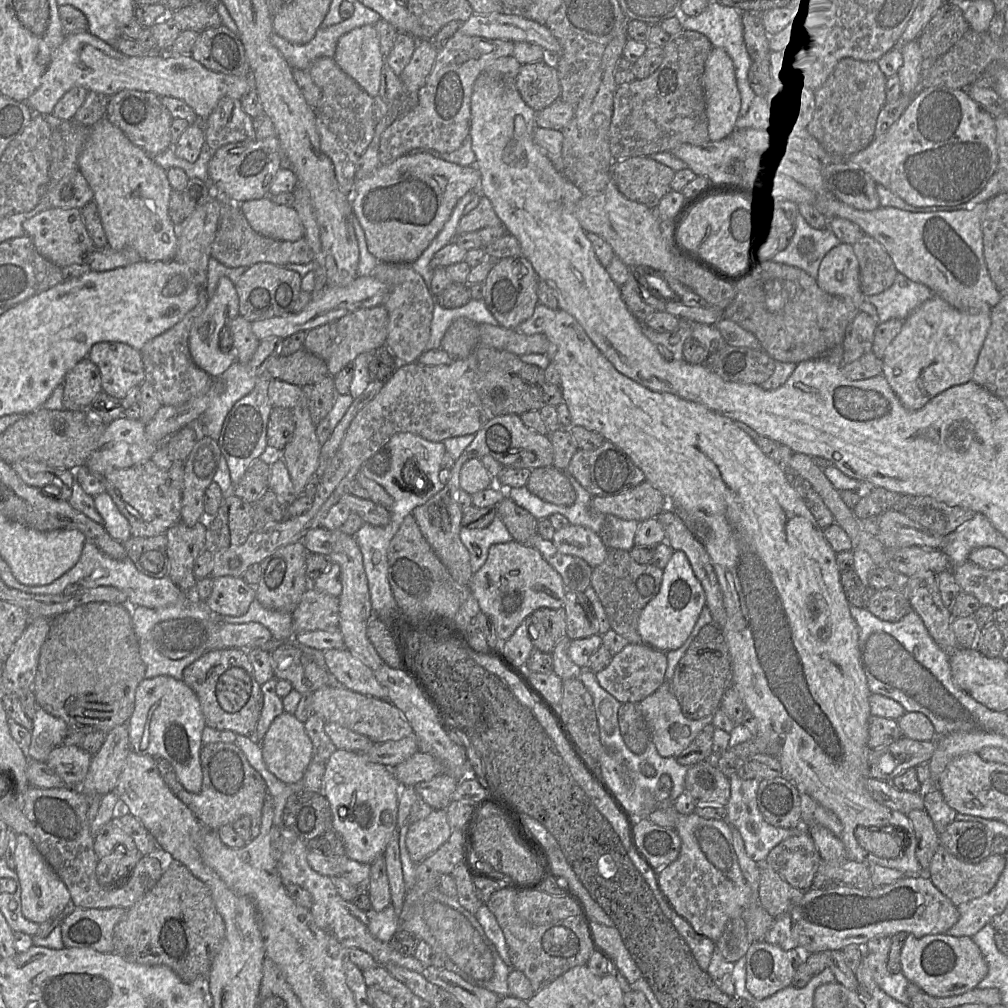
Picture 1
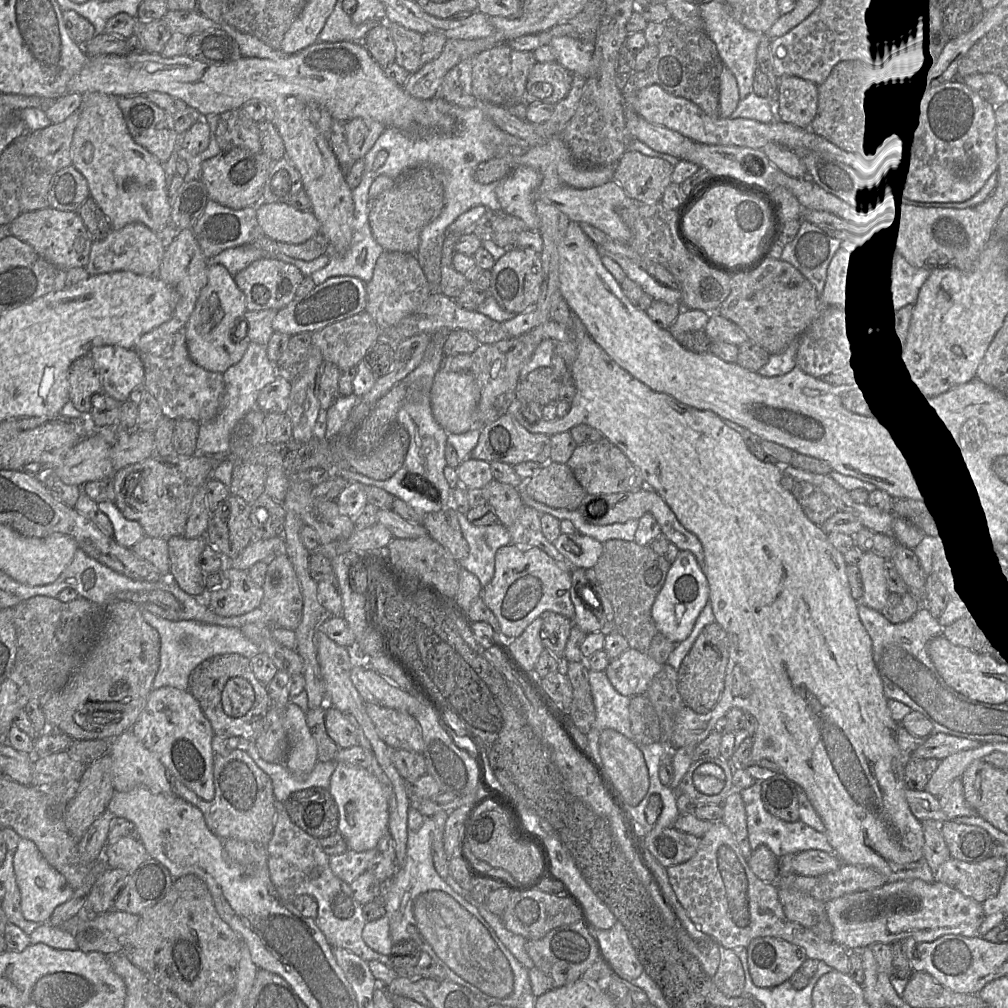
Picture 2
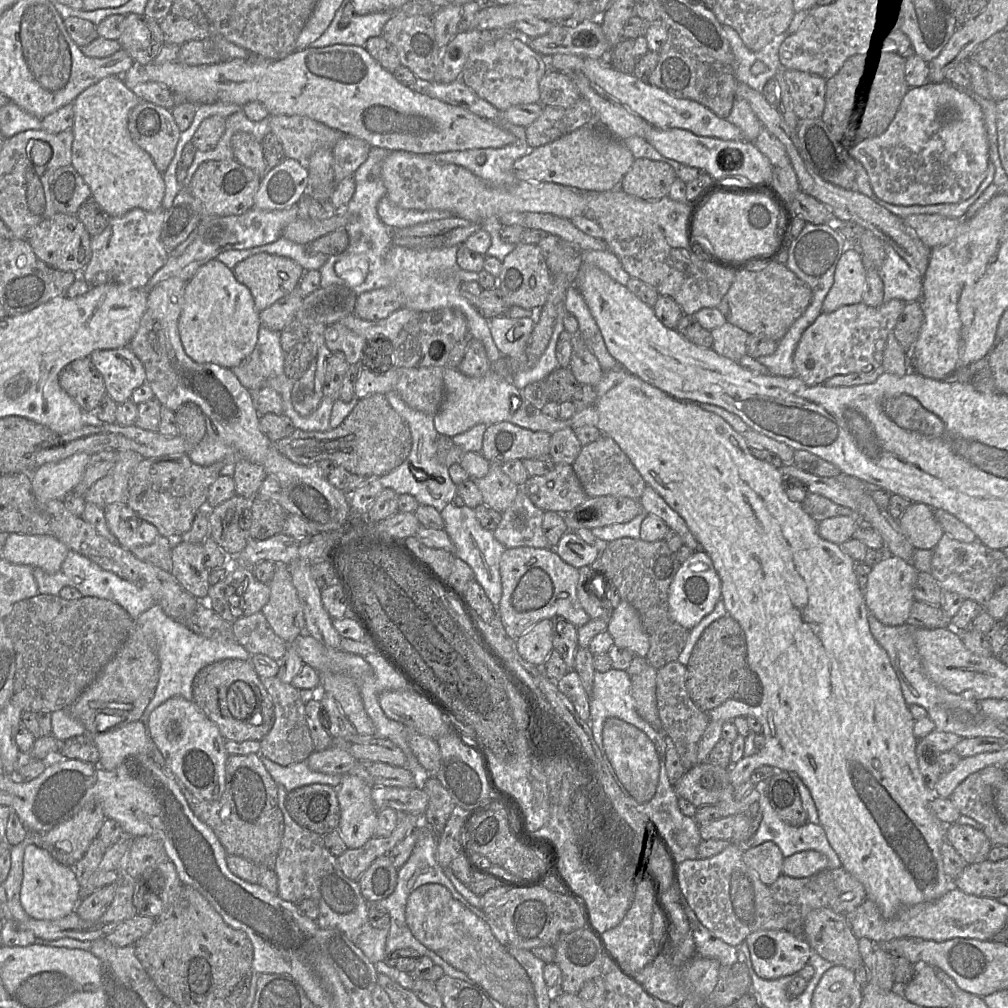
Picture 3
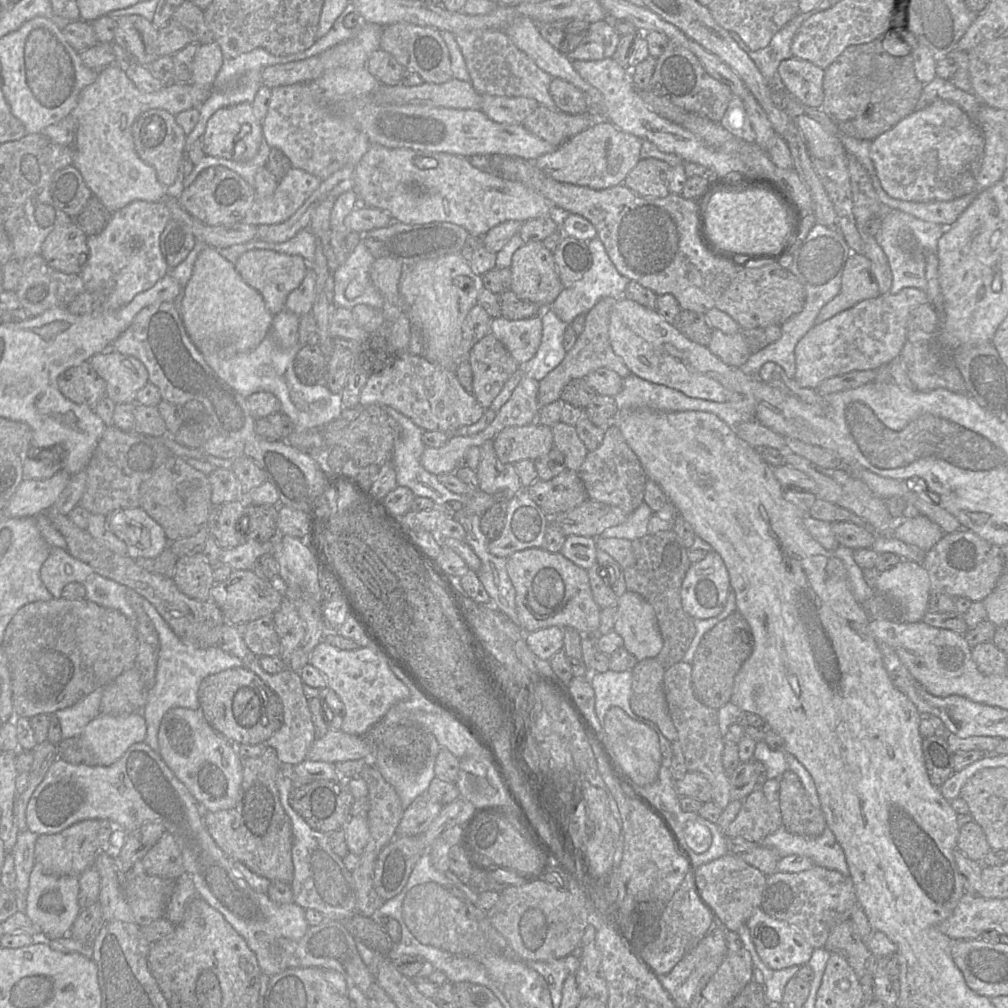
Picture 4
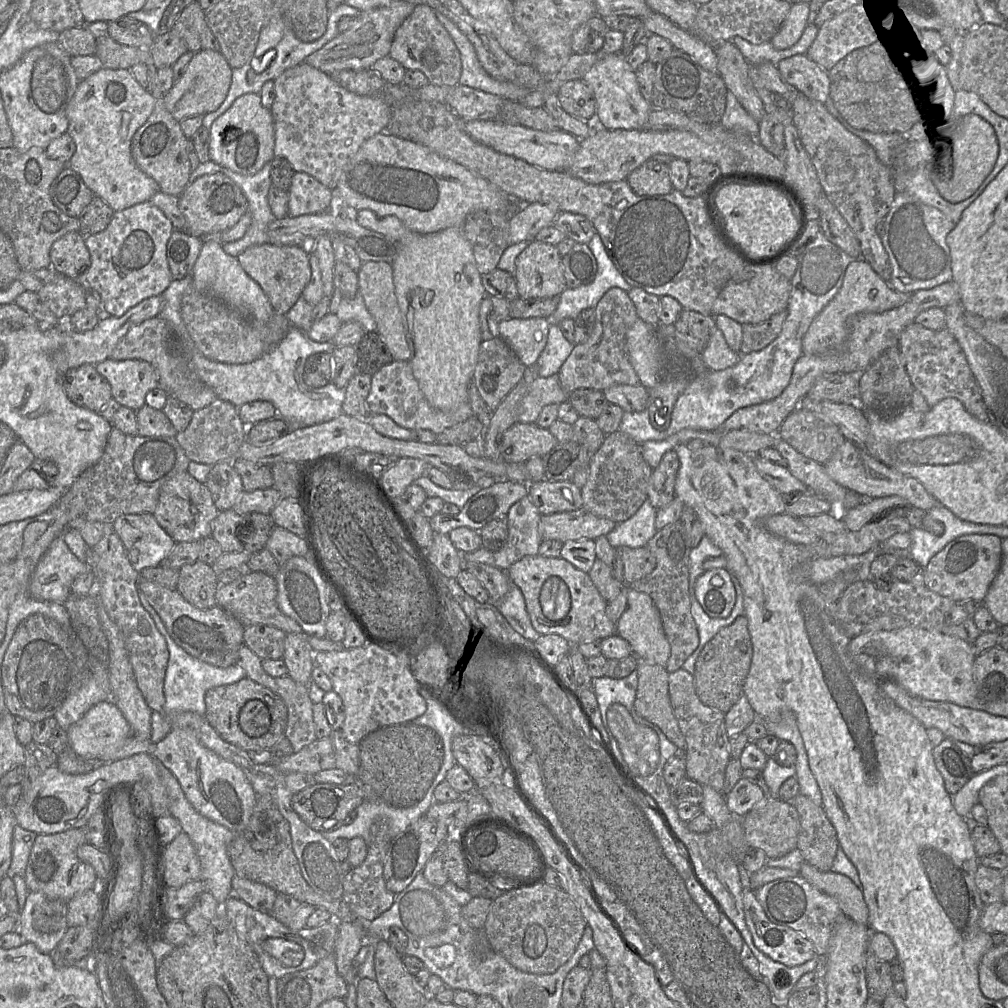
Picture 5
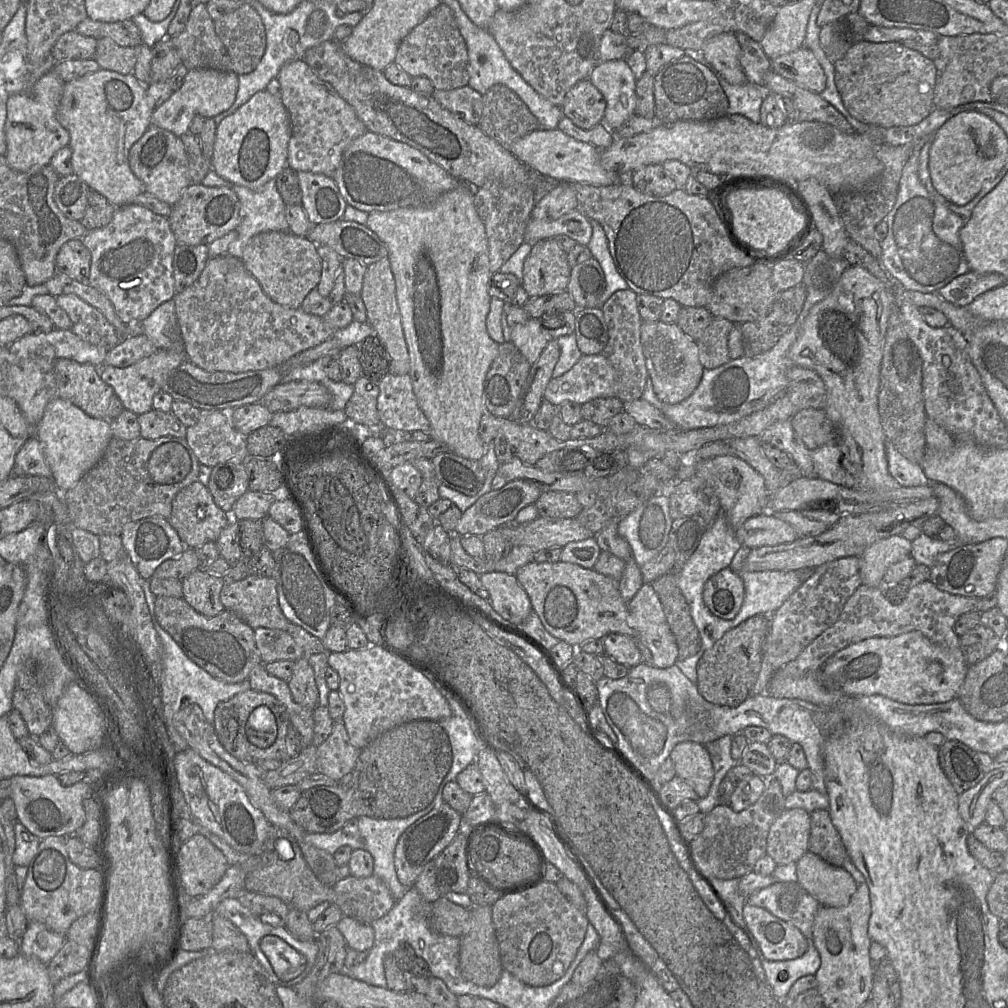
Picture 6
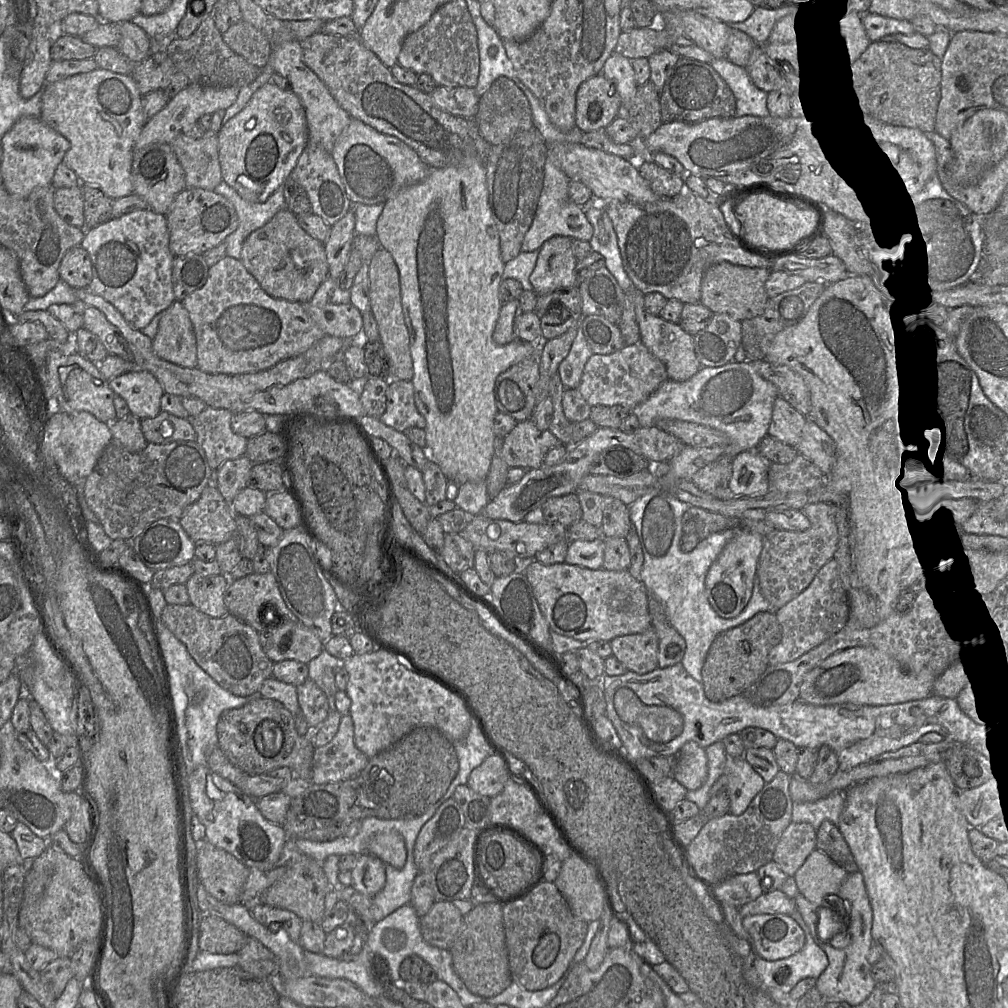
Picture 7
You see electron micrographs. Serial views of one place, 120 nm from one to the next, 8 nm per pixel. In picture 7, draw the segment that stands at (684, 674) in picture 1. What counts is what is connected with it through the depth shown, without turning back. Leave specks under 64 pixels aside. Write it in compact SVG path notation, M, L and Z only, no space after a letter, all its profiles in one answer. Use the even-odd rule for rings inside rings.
M777 610L756 614L742 625L720 633L712 642L702 667L702 685L707 699L714 703L741 695L769 666L769 653L781 641L782 629L776 616Z

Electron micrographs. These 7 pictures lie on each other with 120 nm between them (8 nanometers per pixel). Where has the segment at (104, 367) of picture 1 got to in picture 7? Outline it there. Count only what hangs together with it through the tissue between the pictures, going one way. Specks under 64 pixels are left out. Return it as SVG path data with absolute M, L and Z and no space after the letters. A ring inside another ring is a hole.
M175 300L162 312L152 348L162 360L185 368L197 367L193 326L188 311L180 301ZM132 369L108 381L113 392L125 400L130 414L140 420L156 417L162 410L162 385L149 371Z

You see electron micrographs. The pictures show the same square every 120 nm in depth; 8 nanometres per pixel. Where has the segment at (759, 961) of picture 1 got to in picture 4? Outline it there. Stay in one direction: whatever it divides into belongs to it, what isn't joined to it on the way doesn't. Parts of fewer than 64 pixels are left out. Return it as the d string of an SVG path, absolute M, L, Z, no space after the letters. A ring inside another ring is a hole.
M757 908L746 922L755 949L771 969L780 970L808 964L814 948L800 931Z

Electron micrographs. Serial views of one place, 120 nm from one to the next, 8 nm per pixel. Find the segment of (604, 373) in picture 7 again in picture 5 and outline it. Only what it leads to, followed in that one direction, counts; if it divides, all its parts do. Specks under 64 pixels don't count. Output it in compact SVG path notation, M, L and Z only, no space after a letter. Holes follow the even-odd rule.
M558 374L549 377L537 376L518 409L519 423L536 423L542 409L549 404L561 404L569 400L562 389Z

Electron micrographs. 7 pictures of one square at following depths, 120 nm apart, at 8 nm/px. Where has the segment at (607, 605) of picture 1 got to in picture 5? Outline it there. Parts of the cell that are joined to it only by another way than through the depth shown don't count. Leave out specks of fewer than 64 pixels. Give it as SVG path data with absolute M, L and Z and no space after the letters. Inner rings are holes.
M678 521L658 530L646 547L656 559L654 570L647 576L628 585L629 588L648 594L659 610L663 630L670 645L665 666L667 672L682 668L699 644L698 630L691 613L689 588L689 562L691 542L683 524Z

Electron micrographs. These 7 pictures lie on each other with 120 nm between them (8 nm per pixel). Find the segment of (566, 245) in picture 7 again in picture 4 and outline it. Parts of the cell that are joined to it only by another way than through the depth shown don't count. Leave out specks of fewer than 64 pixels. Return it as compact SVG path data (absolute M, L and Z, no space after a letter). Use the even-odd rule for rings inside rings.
M542 242L521 246L513 255L510 266L511 290L522 300L550 307L564 289L553 252Z

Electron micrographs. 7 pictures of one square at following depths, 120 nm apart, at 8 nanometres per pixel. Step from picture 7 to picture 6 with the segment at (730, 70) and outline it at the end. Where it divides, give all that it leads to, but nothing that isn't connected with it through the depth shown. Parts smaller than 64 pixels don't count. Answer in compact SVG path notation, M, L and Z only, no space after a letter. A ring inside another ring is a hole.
M717 75L717 78L728 98L727 114L739 114L754 123L759 123L760 107L766 93L762 86L755 85L748 80L742 84L733 85L720 75Z

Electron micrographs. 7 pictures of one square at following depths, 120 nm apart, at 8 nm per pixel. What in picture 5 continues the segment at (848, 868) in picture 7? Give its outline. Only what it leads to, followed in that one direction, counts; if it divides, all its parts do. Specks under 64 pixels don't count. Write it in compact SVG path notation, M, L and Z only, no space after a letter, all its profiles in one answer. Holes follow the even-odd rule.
M801 793L785 802L792 804L799 815L797 848L804 862L821 871L830 870L839 841L836 830L827 818L823 807Z

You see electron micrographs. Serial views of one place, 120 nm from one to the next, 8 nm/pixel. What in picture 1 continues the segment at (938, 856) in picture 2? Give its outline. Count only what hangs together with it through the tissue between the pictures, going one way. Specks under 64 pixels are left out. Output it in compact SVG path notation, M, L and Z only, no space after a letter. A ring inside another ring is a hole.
M925 809L912 810L907 817L913 826L916 839L915 856L922 871L928 871L931 859L940 846L940 835Z

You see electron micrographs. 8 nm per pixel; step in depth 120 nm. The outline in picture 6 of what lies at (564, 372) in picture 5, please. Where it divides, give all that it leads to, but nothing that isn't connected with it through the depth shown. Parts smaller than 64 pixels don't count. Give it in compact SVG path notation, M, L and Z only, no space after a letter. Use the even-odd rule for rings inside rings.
M619 290L613 293L601 306L609 331L609 341L603 351L611 364L620 373L620 389L617 397L623 402L642 398L648 372L645 368L645 357L641 345L641 325L637 307L637 294L631 290Z

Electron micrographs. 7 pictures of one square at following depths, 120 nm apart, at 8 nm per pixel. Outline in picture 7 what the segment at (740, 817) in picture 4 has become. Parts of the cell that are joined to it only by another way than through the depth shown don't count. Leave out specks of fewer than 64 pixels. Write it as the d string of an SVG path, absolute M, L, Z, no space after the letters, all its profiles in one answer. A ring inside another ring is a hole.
M791 822L782 833L772 860L786 875L794 877L815 849L815 829L808 823Z

